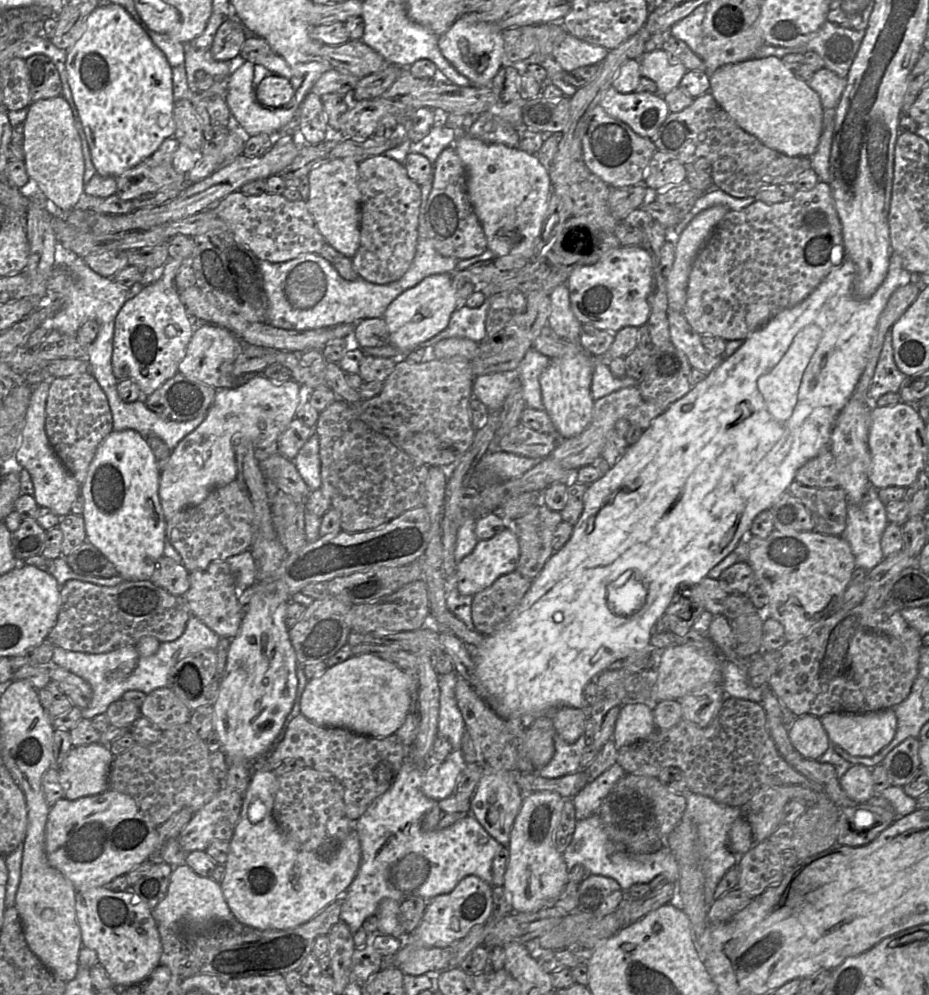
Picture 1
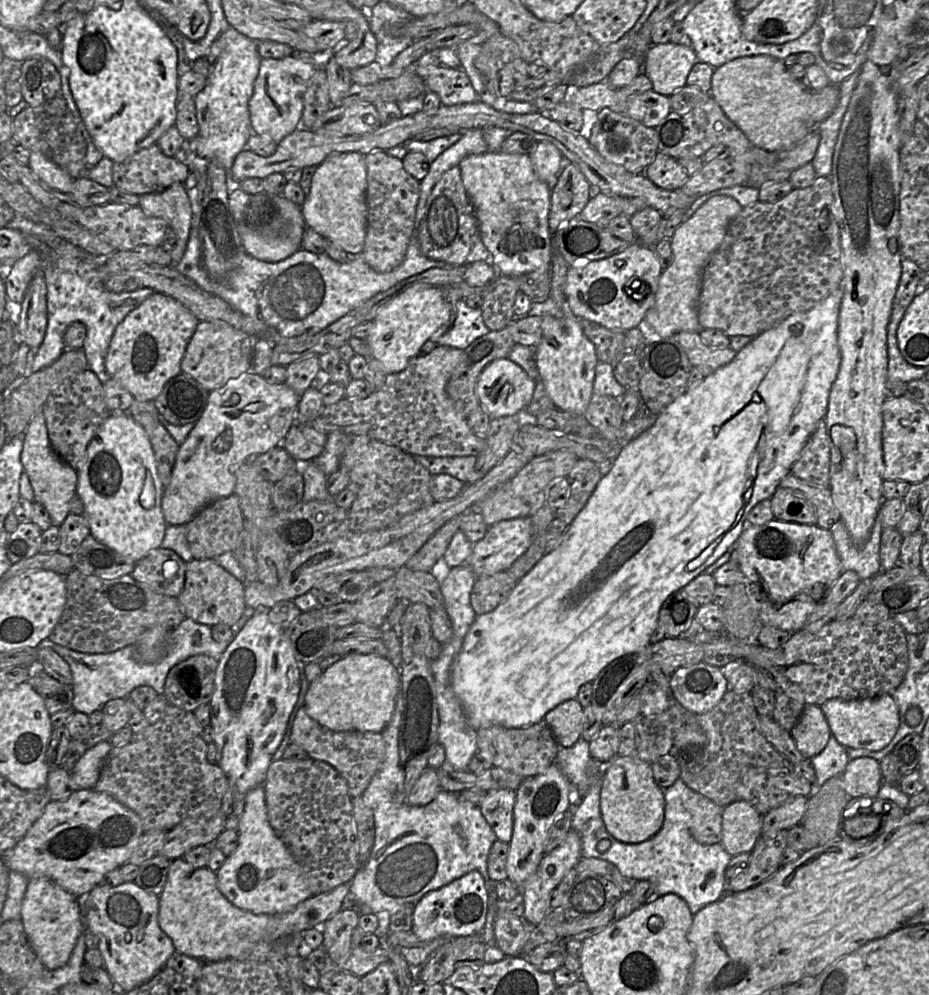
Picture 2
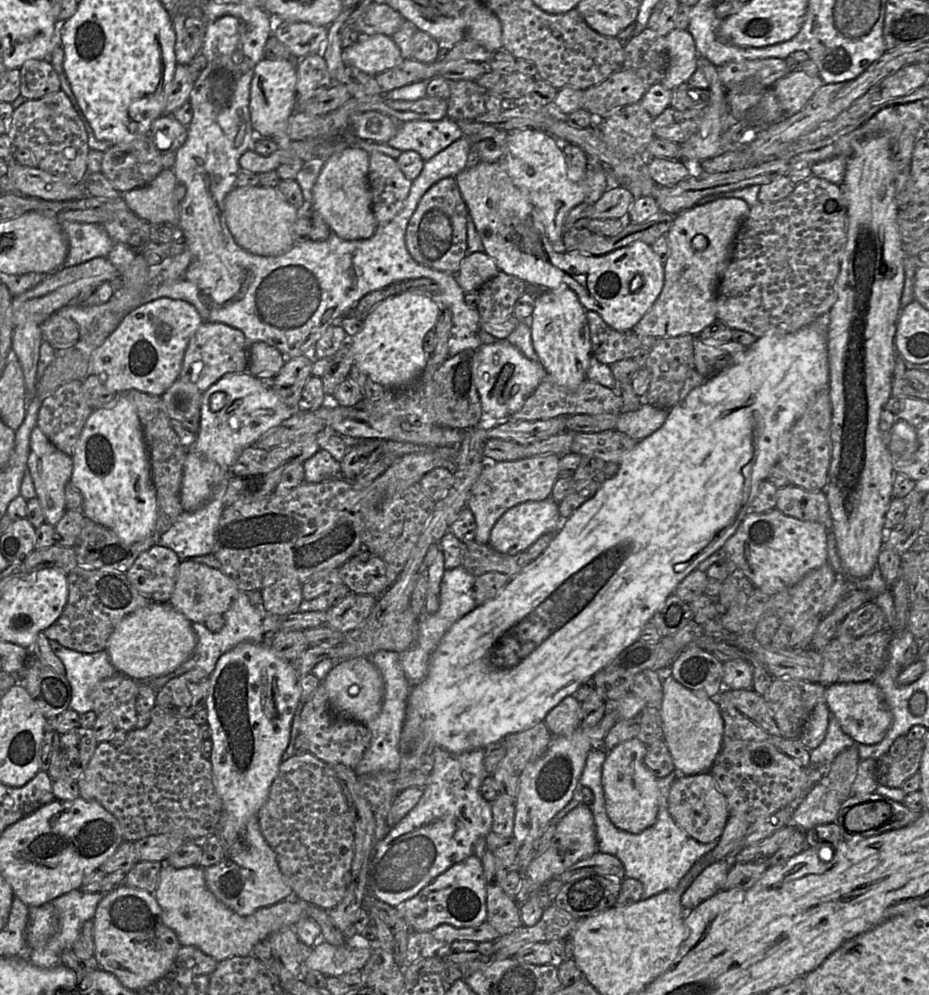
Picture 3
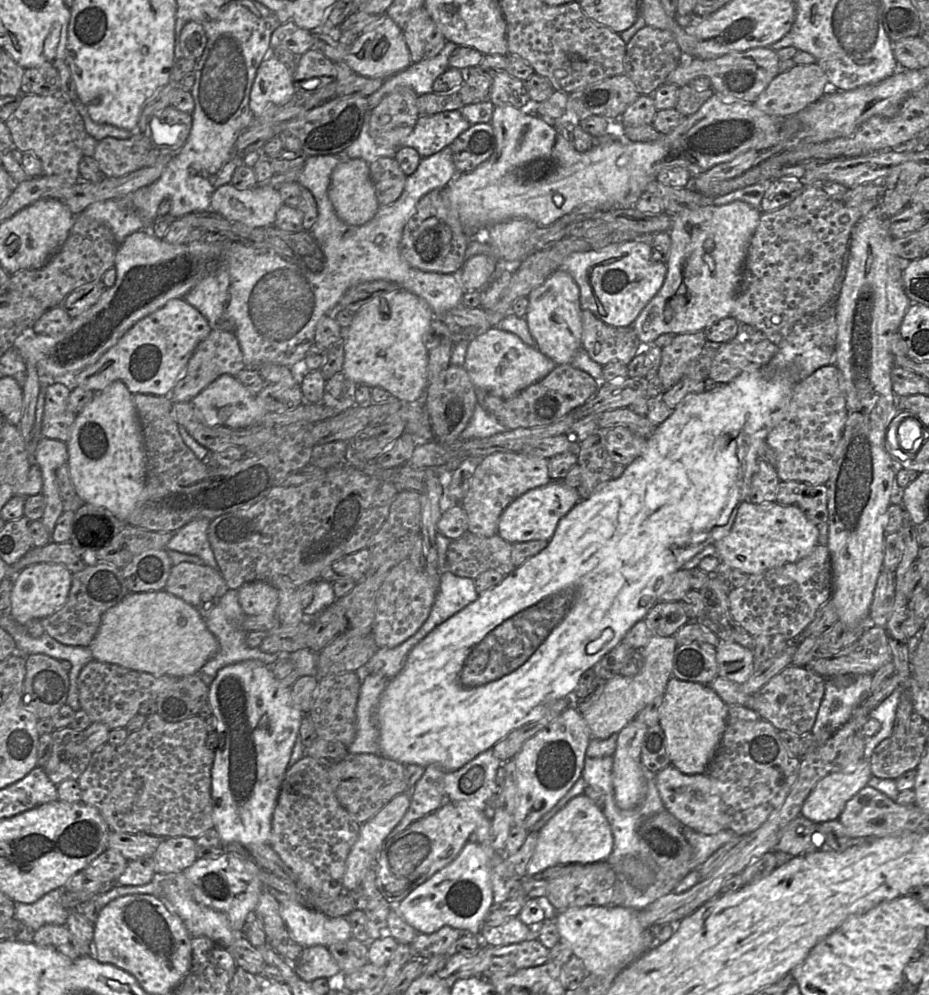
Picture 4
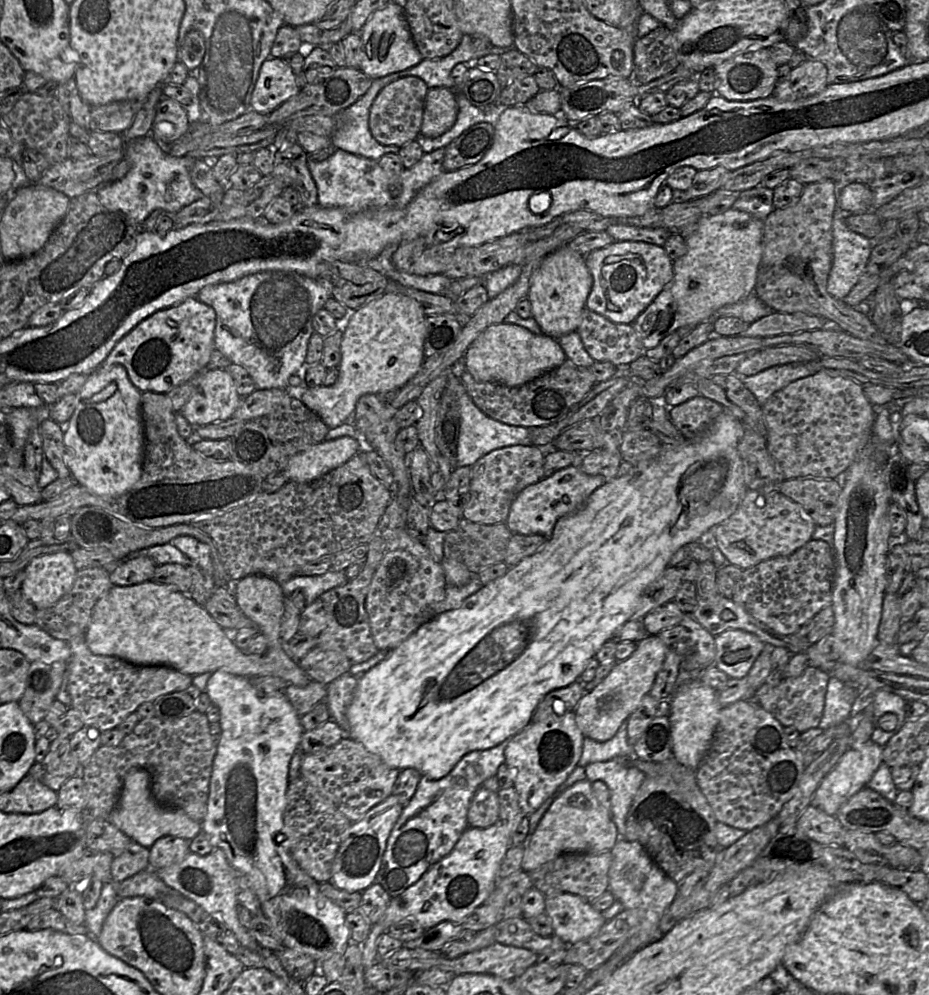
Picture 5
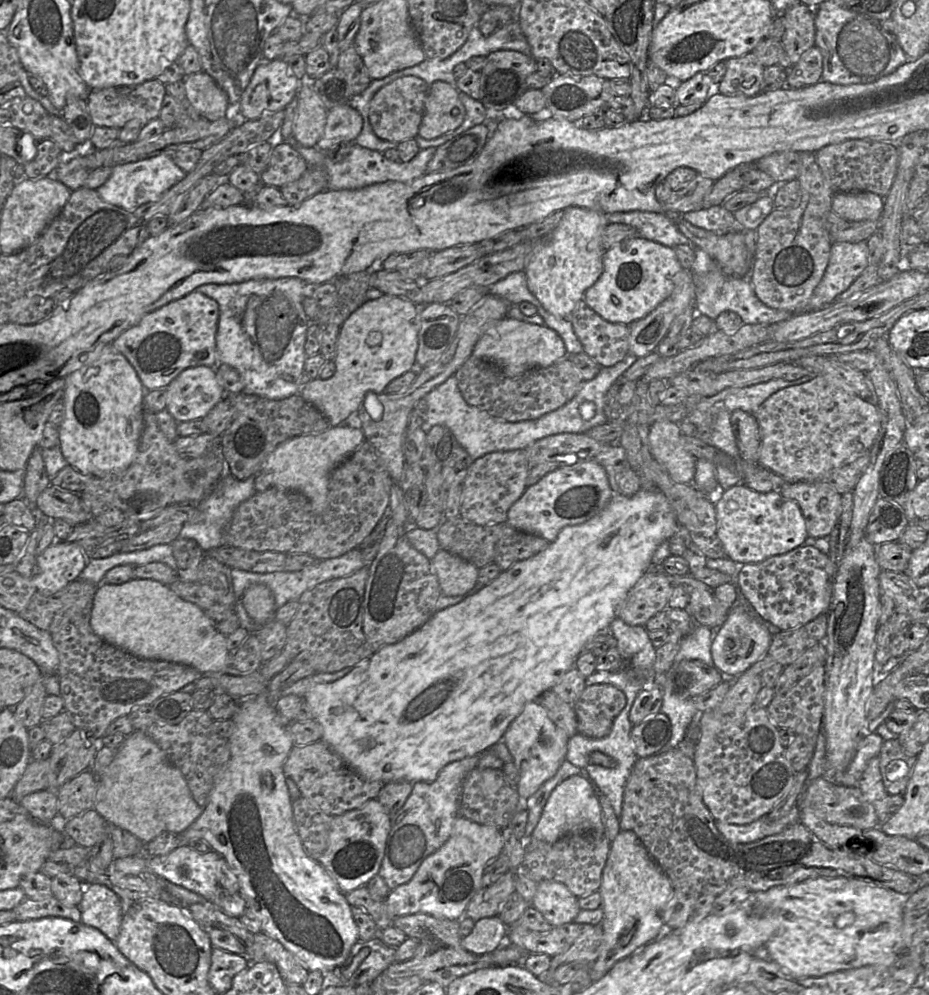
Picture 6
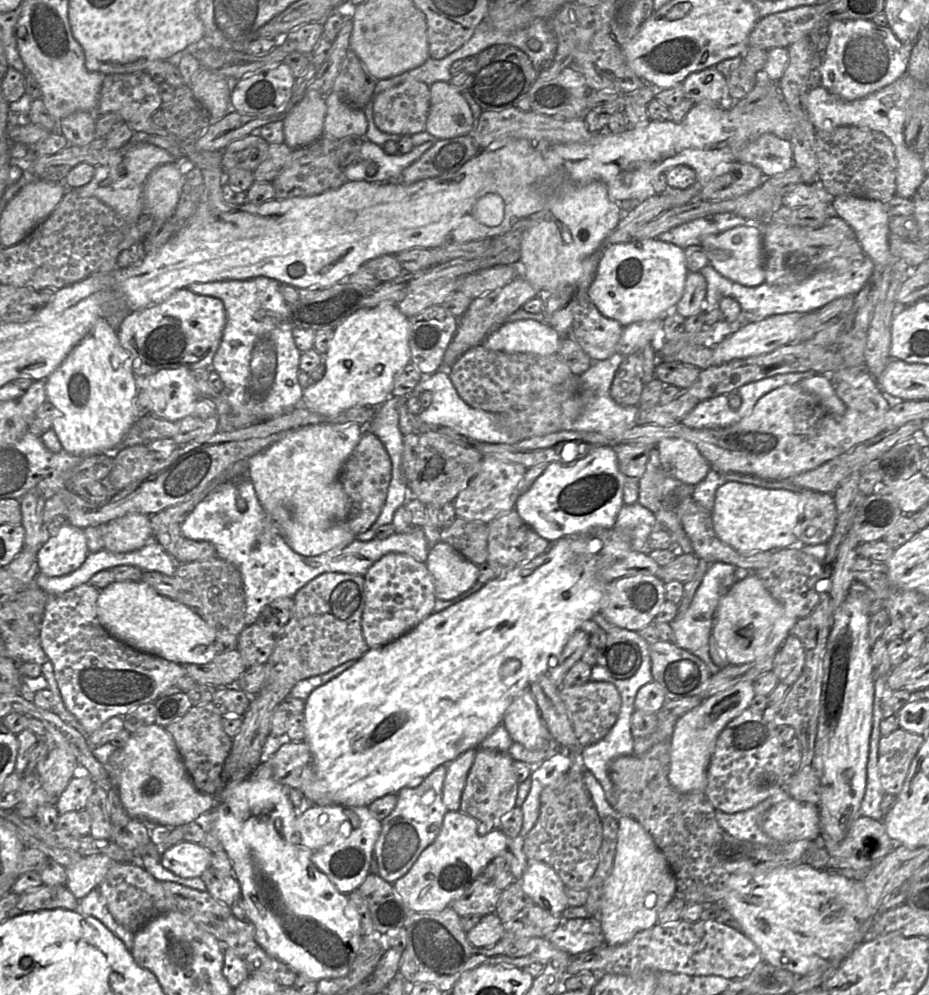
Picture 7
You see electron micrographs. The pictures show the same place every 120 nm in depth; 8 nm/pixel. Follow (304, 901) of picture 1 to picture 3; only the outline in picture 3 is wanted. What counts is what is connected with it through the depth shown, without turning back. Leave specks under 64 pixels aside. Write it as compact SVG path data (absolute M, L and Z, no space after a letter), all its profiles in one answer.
M257 816L248 820L244 836L248 849L236 855L227 855L219 863L204 868L204 874L207 887L218 900L236 913L247 916L295 895L280 871L276 853L262 835Z

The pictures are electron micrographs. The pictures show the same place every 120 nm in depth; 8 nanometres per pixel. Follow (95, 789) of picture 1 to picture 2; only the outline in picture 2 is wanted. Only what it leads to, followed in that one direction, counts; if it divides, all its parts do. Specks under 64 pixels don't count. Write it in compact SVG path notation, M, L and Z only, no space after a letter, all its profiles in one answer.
M101 741L82 755L71 771L75 790L95 787L111 747L110 741Z

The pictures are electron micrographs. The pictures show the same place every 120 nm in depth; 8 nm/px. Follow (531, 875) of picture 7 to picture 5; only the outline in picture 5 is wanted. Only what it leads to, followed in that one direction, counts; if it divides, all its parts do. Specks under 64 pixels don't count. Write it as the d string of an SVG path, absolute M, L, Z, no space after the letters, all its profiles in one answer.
M570 893L545 897L545 913L552 922L554 934L567 945L589 938L606 923L601 912Z

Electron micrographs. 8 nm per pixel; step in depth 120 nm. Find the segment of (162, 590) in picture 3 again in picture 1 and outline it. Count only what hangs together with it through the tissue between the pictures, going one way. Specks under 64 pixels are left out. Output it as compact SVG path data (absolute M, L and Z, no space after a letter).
M165 556L156 563L149 581L174 596L183 596L190 587L187 569Z

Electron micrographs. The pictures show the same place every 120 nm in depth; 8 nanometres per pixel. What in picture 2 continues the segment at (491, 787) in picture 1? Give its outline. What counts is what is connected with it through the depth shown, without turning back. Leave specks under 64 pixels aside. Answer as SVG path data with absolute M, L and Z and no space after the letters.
M501 788L487 791L479 806L496 838L502 842L511 841L514 805L515 791Z

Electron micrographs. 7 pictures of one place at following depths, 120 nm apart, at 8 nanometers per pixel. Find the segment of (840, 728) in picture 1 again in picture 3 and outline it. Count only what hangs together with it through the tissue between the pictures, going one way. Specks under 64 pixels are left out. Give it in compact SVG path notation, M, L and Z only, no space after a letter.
M873 681L832 684L826 688L823 701L838 720L842 730L854 740L855 744L872 745L880 742L892 722L892 713L884 695Z

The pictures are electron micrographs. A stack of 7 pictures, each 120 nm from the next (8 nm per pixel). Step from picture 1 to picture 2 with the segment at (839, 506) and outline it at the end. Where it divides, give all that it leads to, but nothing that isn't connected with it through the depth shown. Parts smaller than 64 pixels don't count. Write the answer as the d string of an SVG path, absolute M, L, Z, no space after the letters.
M787 474L780 482L779 487L788 488L804 497L815 509L819 527L830 530L841 519L840 513L834 504L829 487L822 487L795 476Z

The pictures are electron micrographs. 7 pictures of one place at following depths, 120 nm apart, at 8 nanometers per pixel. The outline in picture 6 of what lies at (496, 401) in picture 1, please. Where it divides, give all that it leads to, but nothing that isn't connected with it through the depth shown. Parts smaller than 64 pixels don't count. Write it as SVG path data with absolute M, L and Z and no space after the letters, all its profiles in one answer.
M505 317L482 335L472 355L494 362L510 378L519 378L531 369L549 367L568 354L562 338L546 325L539 326Z

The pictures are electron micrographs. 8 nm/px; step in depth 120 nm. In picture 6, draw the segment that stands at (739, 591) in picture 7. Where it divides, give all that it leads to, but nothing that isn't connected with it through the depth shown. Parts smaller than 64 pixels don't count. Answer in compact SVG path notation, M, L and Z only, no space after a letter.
M736 603L729 610L722 626L715 630L711 646L711 655L714 666L725 677L730 679L737 678L767 652L773 631L762 620L762 618L755 618L743 605Z

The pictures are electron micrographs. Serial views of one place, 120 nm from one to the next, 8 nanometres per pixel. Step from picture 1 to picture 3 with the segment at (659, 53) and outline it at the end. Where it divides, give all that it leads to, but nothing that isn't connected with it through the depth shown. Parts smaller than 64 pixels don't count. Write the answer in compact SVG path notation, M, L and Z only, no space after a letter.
M674 28L665 39L669 65L661 83L667 89L673 90L688 82L696 71L699 54L694 38L688 30Z

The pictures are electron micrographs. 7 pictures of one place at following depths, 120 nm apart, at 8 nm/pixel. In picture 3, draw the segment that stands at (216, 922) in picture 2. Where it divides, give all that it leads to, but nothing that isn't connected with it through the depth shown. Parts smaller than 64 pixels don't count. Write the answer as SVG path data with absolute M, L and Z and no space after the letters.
M164 863L154 895L161 907L163 922L175 931L180 944L182 946L195 946L218 962L237 956L251 955L259 941L269 939L273 933L281 928L295 926L298 921L307 917L307 902L296 896L288 897L277 904L260 908L250 915L242 916L223 904L209 890L205 881L204 868L200 865L175 868Z

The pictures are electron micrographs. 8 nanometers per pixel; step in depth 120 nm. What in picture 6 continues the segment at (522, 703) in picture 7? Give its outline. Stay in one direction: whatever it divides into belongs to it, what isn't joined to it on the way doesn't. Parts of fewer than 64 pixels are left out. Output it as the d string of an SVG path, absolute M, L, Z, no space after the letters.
M538 699L524 706L503 735L503 742L509 749L520 774L517 791L521 798L528 799L544 782L556 774L566 759L569 739L551 720L546 708Z

